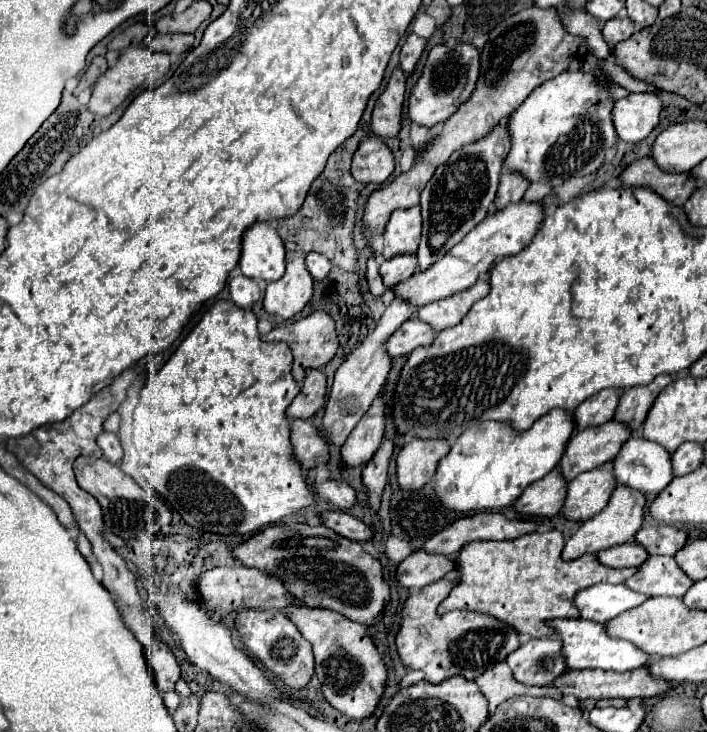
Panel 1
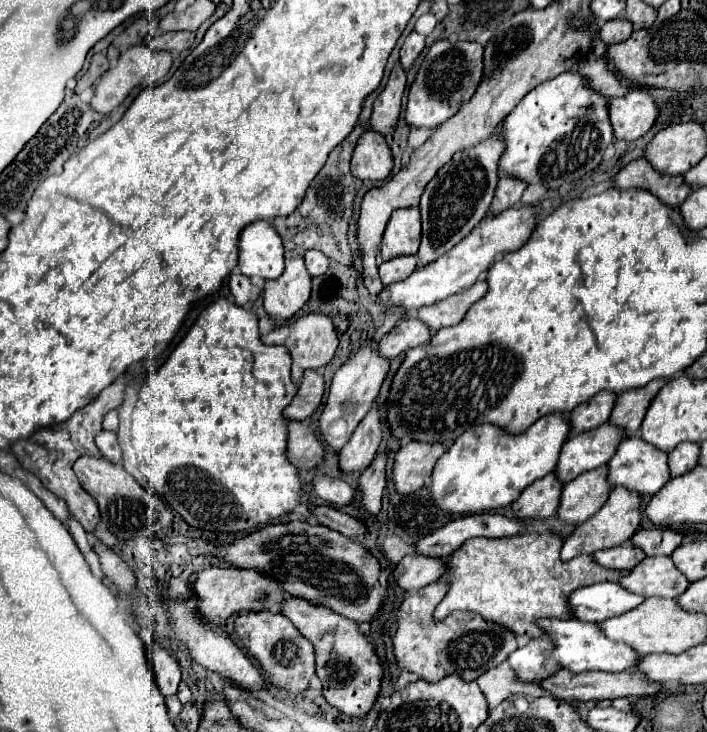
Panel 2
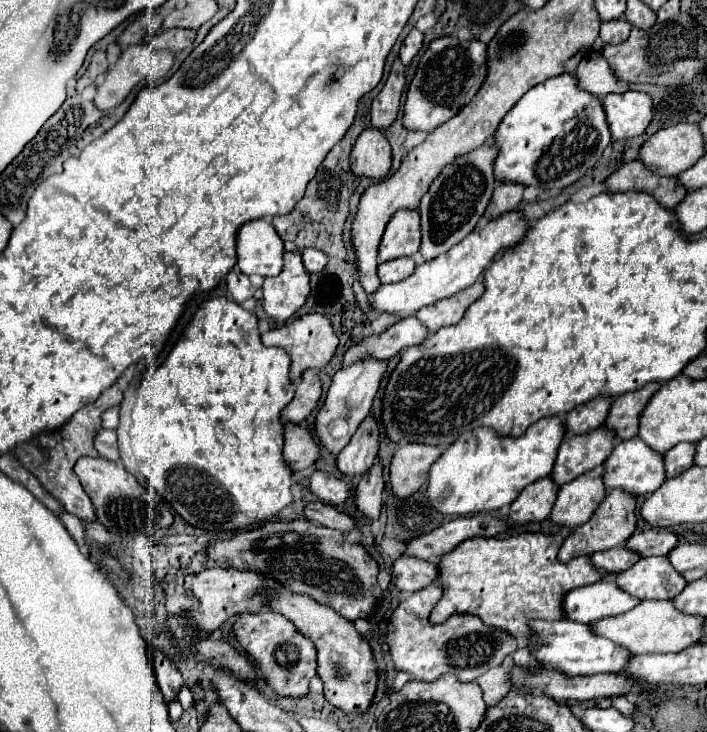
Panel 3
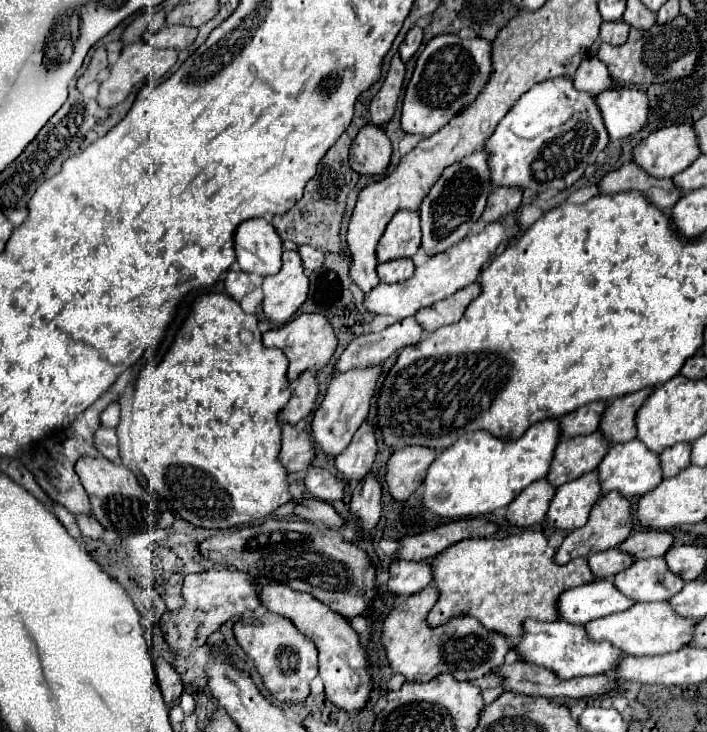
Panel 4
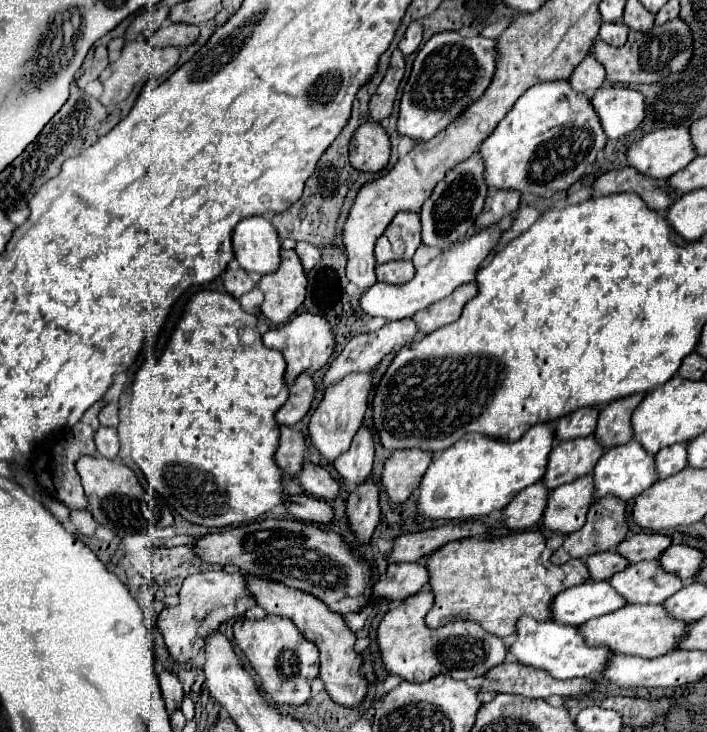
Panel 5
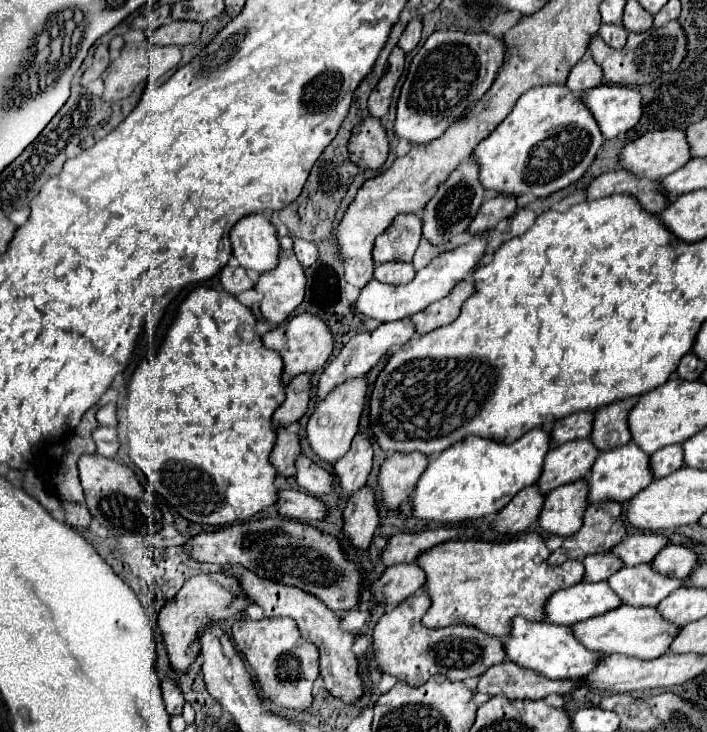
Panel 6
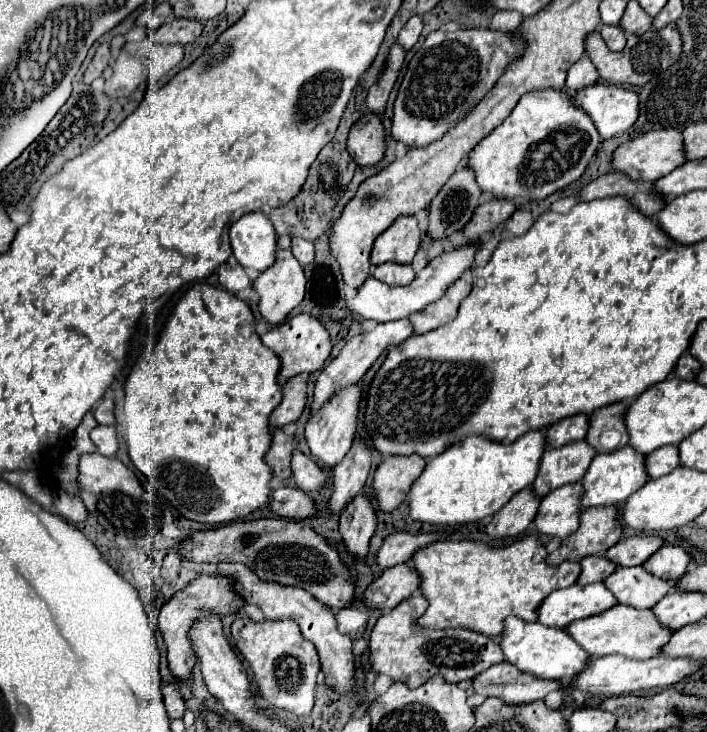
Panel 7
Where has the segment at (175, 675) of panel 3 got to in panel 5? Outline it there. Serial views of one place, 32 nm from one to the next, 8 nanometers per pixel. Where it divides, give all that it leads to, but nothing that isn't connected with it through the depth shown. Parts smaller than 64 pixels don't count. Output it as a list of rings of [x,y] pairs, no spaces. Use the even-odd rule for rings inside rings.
[[[160,668],[160,688],[162,688],[162,696],[166,702],[166,710],[172,714],[174,710],[180,710],[180,704],[184,700],[184,692],[182,692],[182,684],[178,682],[178,678],[170,672]]]

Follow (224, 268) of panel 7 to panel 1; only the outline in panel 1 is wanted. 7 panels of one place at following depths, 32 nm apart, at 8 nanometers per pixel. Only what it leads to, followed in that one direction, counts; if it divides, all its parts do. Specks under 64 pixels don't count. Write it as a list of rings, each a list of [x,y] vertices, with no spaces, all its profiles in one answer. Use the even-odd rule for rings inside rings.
[[[234,276],[234,278],[230,278],[230,296],[236,302],[236,306],[246,308],[246,306],[254,304],[262,296],[262,292],[250,278]]]

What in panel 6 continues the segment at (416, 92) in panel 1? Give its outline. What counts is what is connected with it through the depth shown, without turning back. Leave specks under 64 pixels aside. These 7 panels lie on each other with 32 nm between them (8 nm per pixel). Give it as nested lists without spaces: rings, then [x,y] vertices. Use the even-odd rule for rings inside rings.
[[[432,32],[424,46],[412,58],[406,80],[400,88],[400,96],[396,102],[396,120],[394,134],[396,138],[408,140],[410,144],[428,144],[440,138],[456,120],[460,120],[492,86],[500,68],[504,66],[508,46],[504,46],[502,36],[492,36],[486,32]]]

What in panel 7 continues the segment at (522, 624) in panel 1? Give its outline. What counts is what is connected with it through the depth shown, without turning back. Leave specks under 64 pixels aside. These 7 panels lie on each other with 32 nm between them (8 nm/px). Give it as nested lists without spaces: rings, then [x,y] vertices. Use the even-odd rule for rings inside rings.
[[[522,536],[498,546],[472,540],[432,542],[416,550],[408,566],[418,572],[418,590],[428,598],[428,608],[418,618],[420,628],[468,628],[490,638],[500,636],[506,616],[534,622],[540,602],[550,592],[572,586],[580,574],[578,562],[548,566],[538,536]]]

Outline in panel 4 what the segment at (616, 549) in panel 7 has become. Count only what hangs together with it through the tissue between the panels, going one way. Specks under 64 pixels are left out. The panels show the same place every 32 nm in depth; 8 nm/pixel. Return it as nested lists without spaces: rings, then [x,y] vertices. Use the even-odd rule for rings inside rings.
[[[642,530],[632,536],[628,536],[618,548],[622,552],[628,552],[634,560],[648,560],[654,556],[664,556],[666,550],[672,546],[674,538],[670,532],[658,532],[658,530]]]

